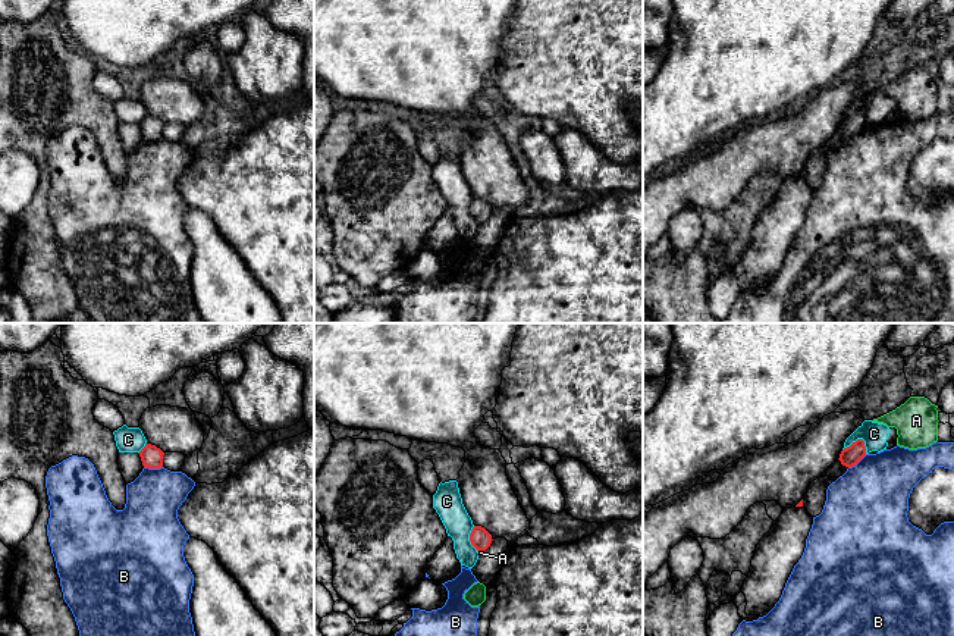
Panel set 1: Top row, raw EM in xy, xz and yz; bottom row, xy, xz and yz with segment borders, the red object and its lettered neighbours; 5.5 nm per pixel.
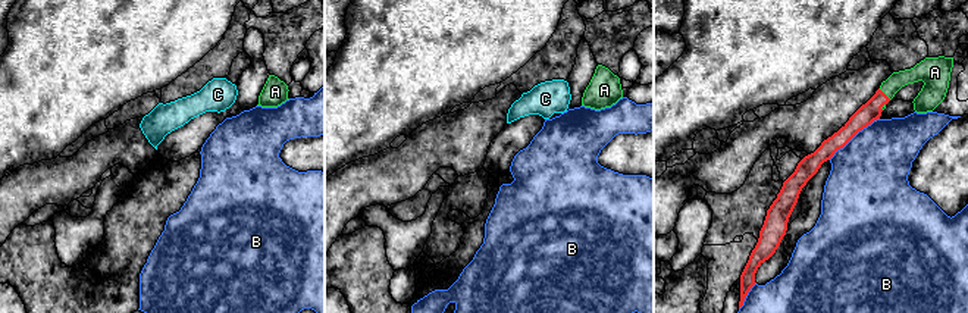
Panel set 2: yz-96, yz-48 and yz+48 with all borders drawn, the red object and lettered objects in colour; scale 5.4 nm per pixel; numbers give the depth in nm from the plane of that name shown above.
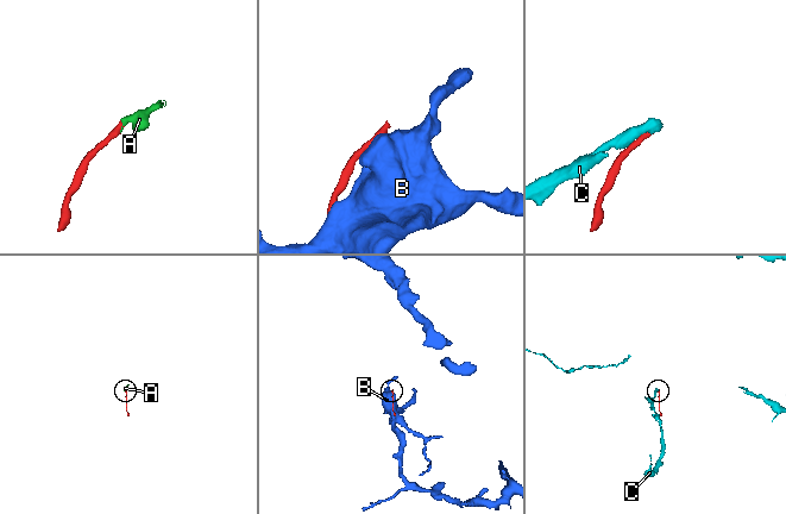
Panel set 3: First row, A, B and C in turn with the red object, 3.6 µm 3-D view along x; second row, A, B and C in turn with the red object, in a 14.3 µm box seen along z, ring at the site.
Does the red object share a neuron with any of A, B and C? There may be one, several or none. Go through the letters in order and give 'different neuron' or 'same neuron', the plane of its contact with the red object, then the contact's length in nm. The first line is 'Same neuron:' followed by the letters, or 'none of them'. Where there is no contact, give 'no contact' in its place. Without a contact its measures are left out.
Same neuron: A
A: same neuron | xz | 40 nm
B: different neuron | xy | 100 nm
C: different neuron | yz | 140 nm

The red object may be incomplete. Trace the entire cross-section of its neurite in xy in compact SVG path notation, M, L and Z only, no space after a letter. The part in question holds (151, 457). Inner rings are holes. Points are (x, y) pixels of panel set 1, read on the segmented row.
M145 444L145 447L138 452L144 467L160 469L163 467L164 452L156 445Z

